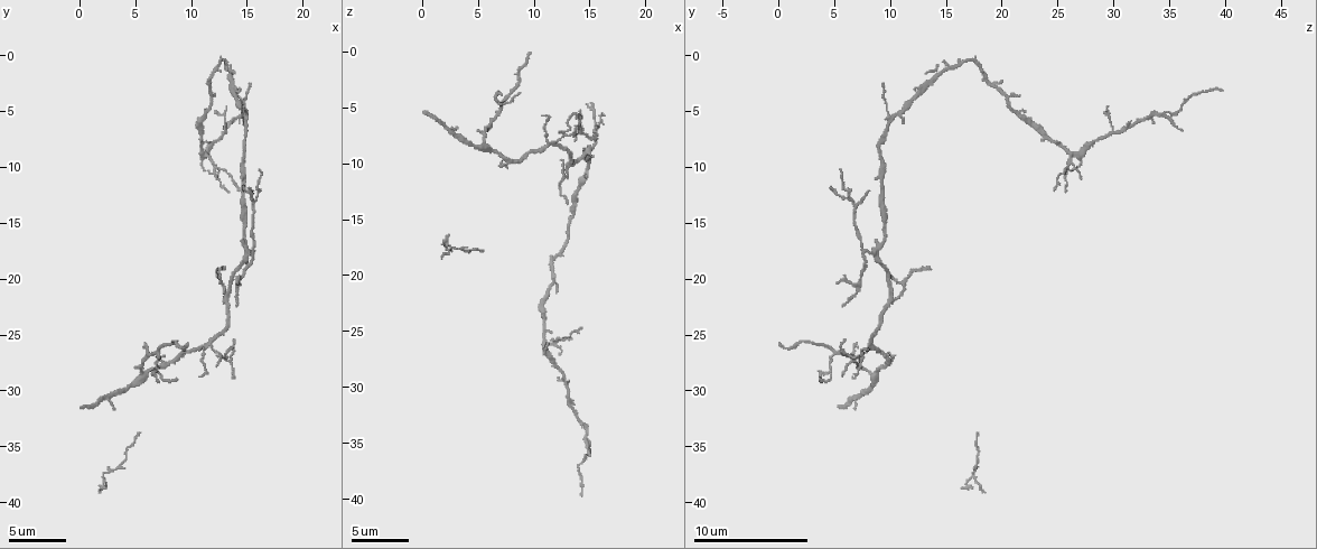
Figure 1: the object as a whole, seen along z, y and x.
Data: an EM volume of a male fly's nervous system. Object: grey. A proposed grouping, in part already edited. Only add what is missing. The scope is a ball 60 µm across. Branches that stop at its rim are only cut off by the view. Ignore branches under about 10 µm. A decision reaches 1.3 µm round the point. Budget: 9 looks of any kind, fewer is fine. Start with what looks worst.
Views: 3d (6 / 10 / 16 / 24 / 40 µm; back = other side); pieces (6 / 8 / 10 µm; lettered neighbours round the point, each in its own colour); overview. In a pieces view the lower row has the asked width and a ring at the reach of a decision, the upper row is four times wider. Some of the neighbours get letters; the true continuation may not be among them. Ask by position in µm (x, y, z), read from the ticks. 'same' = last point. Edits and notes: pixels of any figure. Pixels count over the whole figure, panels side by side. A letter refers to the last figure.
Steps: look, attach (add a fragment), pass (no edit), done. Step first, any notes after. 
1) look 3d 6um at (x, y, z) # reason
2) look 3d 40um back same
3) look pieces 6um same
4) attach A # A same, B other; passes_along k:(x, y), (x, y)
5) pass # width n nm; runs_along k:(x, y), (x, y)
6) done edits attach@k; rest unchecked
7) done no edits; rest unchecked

look 3d 10um at (7.0, 26.6, 9.8) # an open end

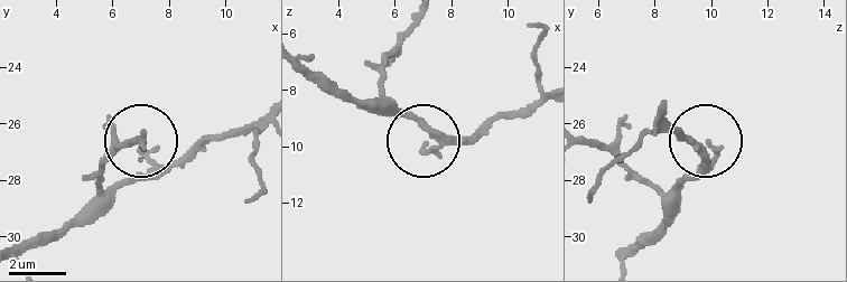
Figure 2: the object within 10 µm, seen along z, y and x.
look pieces 8um at (7.1, 26.7, 9.8) # see the neighbours

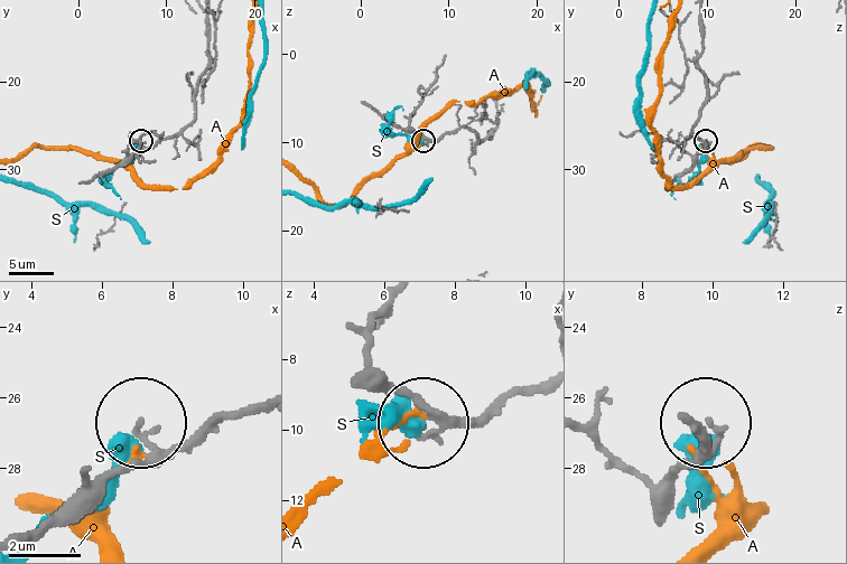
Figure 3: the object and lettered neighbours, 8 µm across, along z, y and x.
pass # A other, S other; runs_along 3:(256, 403), (211, 419), (175, 445), (141, 428); no lettered fragment goes on from it

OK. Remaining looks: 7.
look pieces 10um at (14.0, 20.2, 5.6) # tapers out

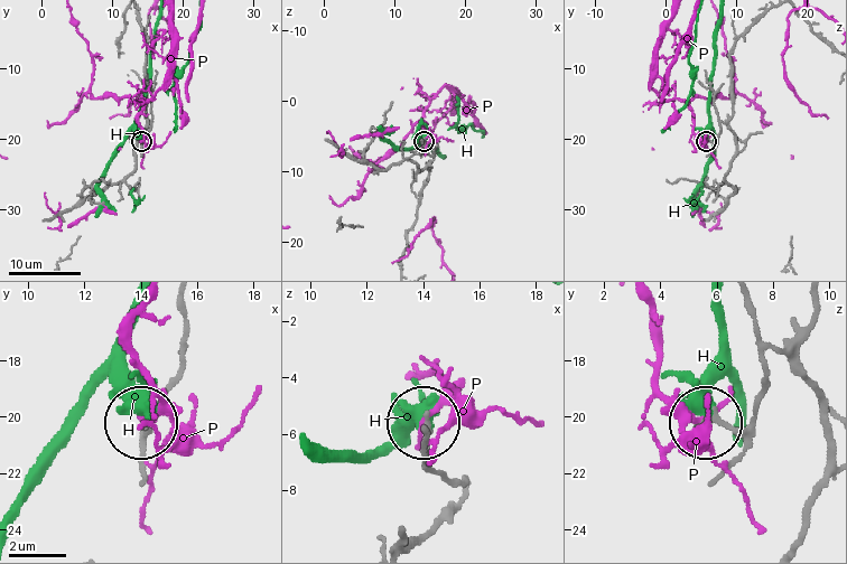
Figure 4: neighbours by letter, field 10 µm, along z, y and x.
pass # width 170 nm; H other, P other; no lettered fragment goes on from it

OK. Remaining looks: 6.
look pieces 10um at (14.6, 12.0, 4.8) # thin end

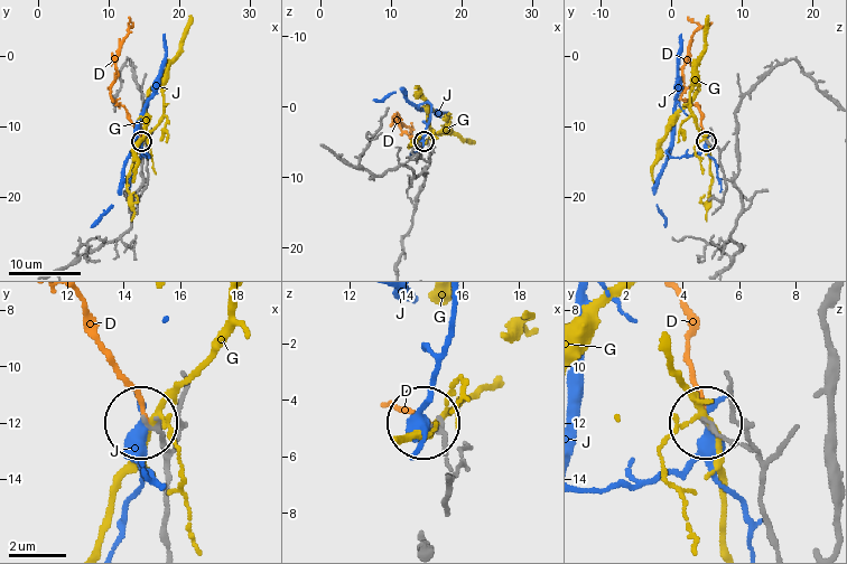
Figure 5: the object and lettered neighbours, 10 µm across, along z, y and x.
pass # D other, G other, J other; runs_along 5:(166, 535), (166, 441), (147, 422); none of them fits

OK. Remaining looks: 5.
look 3d 6um at (14.0, 25.6, 5.8) # an open end

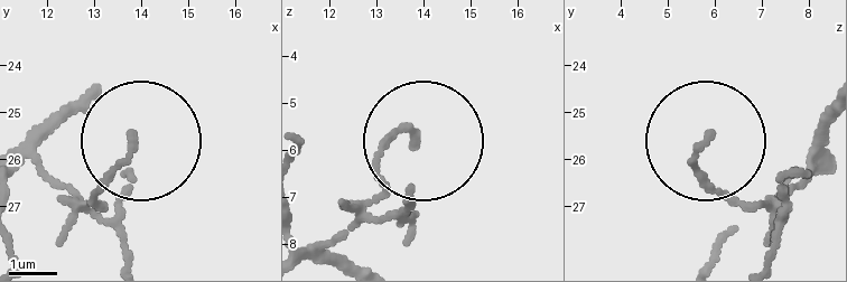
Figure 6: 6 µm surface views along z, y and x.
look pieces 10um at (13.80, 25.55, 5.80)

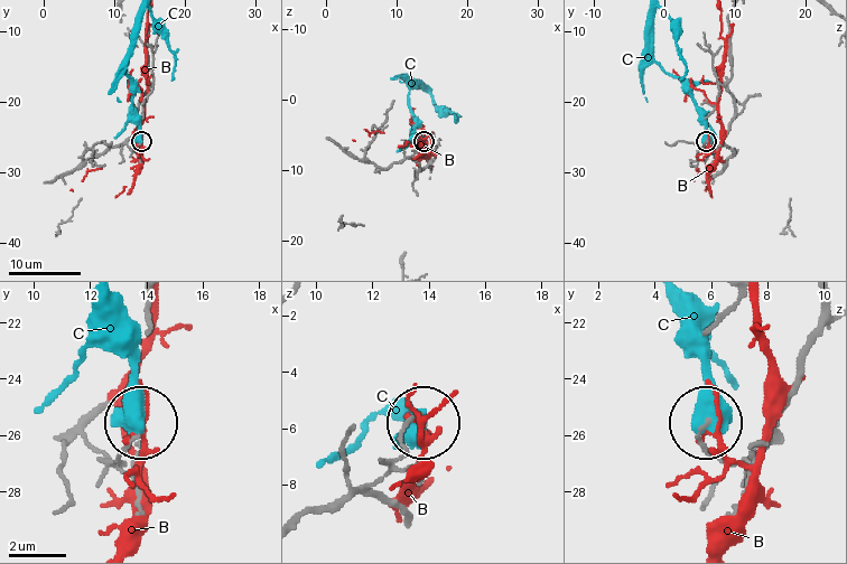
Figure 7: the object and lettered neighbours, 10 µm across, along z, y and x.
pass # B other, C other; no lettered fragment goes on from it

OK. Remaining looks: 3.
done no edits; rest unchecked

